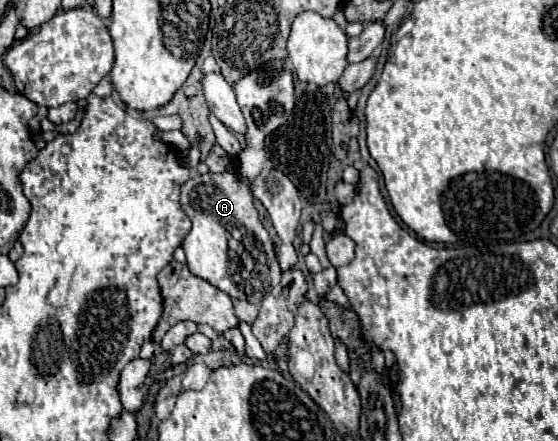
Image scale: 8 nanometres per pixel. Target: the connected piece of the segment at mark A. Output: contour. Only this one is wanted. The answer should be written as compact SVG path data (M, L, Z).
M221 172L221 174L203 174L193 176L181 186L181 208L187 212L187 216L193 222L191 232L183 240L183 250L187 256L189 270L213 284L215 288L227 292L231 298L237 300L249 300L251 304L257 304L273 290L273 286L281 280L281 268L275 258L273 242L259 222L259 216L253 208L253 198L249 192L249 186L233 172Z

